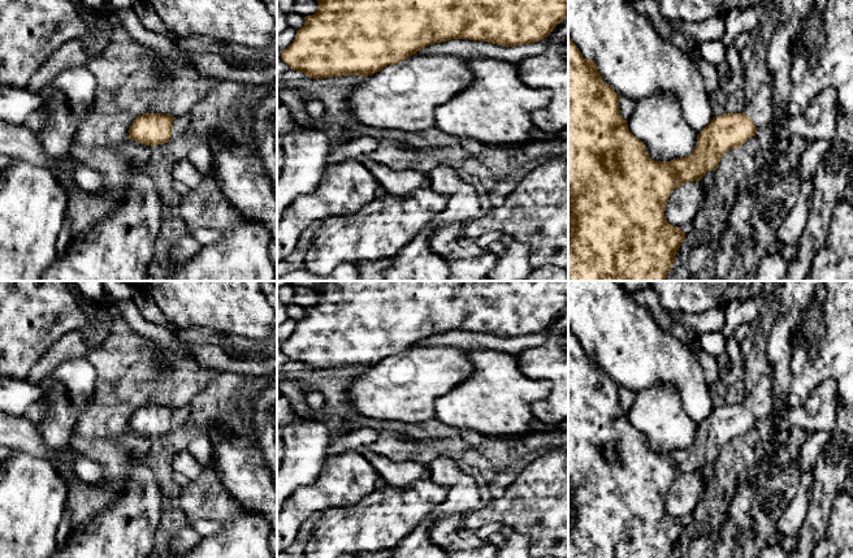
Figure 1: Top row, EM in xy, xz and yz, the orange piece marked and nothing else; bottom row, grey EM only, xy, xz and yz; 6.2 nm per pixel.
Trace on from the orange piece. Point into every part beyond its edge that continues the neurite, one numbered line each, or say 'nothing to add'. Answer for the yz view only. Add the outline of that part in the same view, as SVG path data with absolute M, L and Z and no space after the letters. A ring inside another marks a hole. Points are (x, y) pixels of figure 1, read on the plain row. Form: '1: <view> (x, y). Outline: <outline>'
1: yz (761, 401). Outline: M772 375L763 376L754 389L746 394L744 403L753 411L755 419L775 414L774 379Z

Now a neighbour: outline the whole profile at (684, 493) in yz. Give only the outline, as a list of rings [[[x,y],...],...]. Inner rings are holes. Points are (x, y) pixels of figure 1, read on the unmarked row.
[[[700,472],[683,475],[671,484],[666,496],[667,514],[687,524],[692,520],[703,490],[705,483]]]

